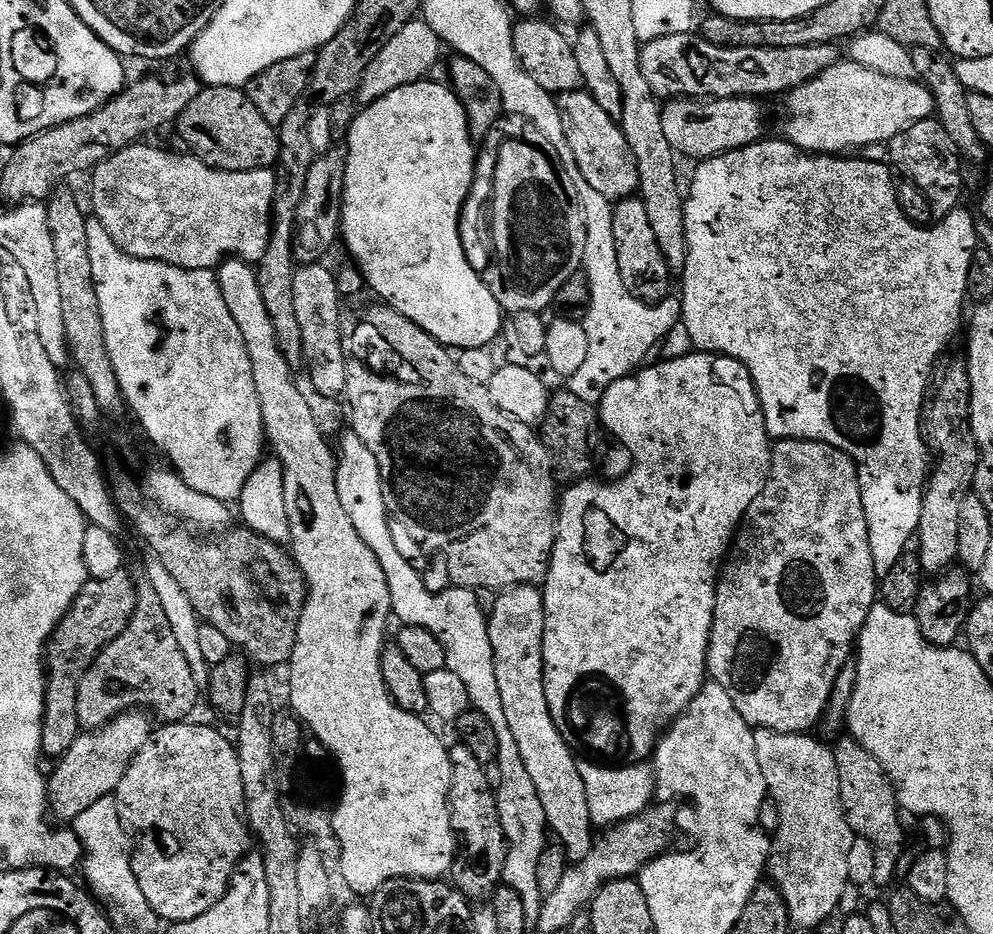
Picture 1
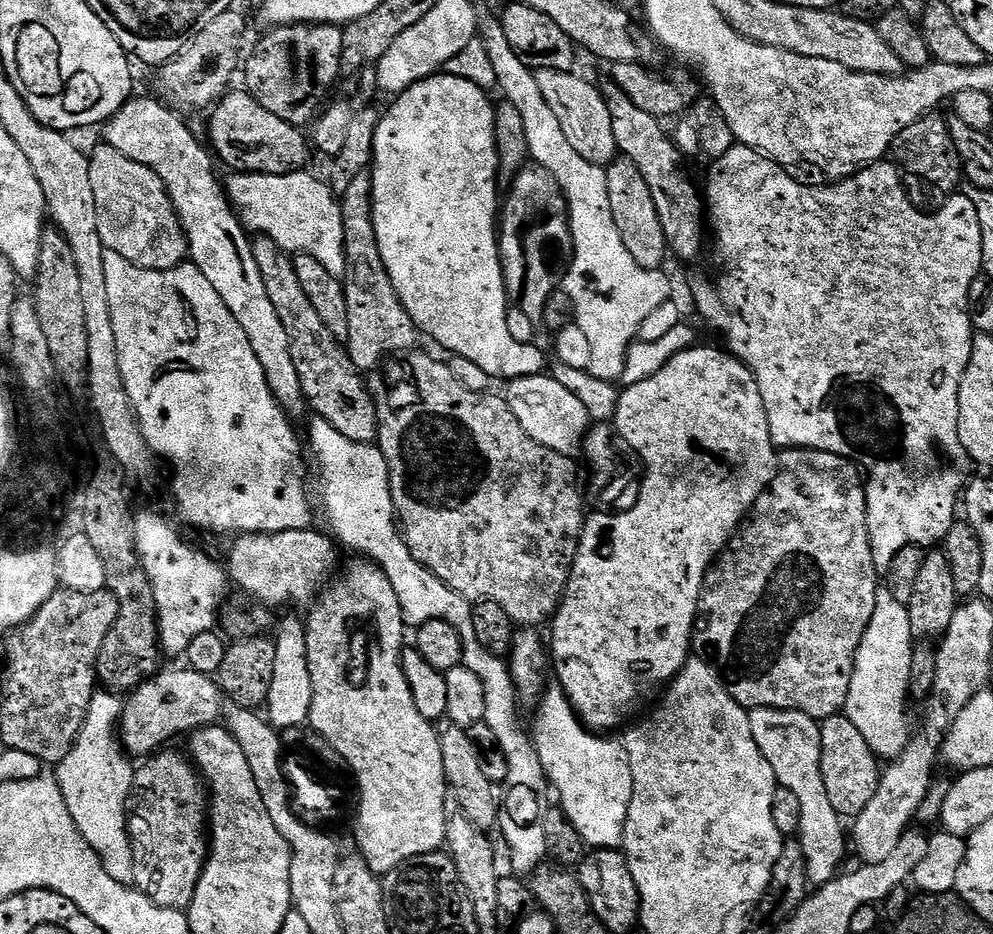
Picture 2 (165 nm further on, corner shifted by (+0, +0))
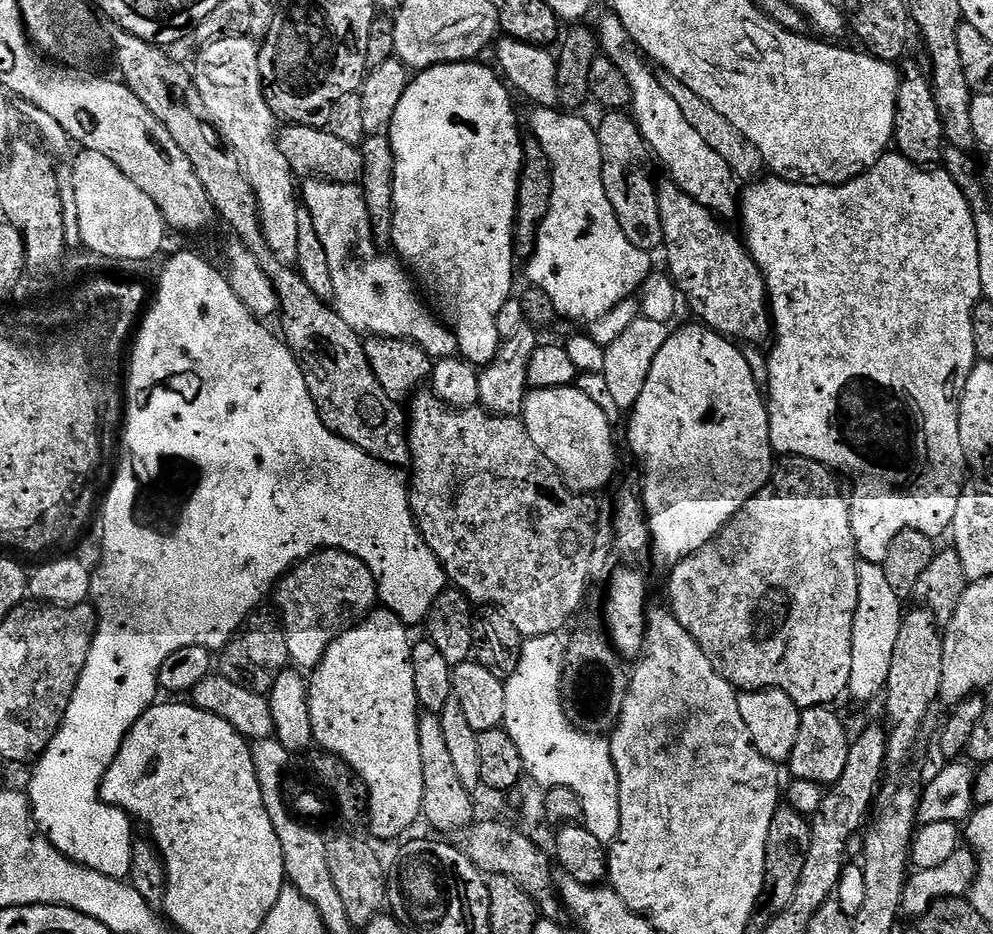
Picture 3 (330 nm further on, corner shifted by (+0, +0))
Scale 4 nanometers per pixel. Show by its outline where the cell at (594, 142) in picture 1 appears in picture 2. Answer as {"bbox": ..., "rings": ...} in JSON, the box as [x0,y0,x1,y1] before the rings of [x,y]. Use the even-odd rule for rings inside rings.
{"bbox":[536,69,617,166],"rings":[[[539,69],[536,72],[538,90],[542,90],[542,98],[546,98],[546,106],[554,110],[554,118],[558,118],[558,126],[562,126],[562,134],[566,134],[566,142],[574,146],[574,154],[578,154],[590,164],[607,166],[617,159],[614,128],[610,122],[608,107],[599,87],[595,88],[588,80],[576,76],[575,71]]]}

